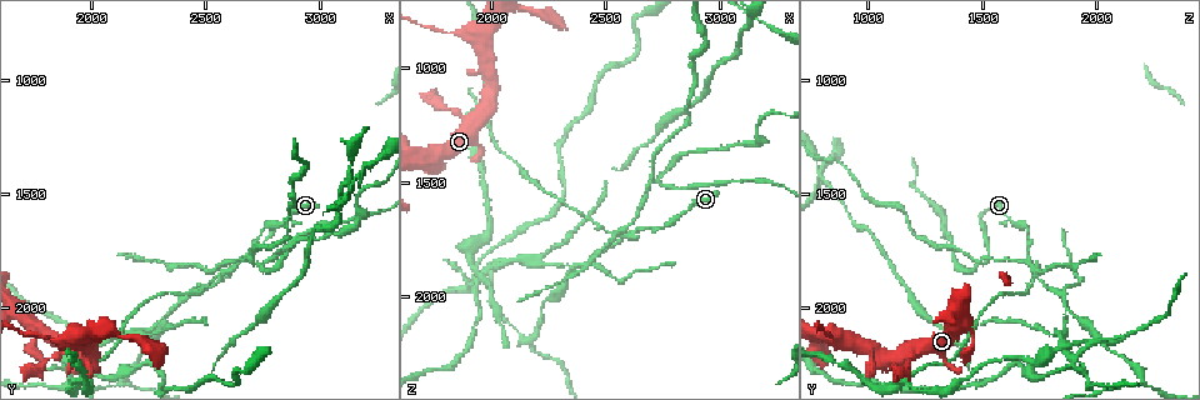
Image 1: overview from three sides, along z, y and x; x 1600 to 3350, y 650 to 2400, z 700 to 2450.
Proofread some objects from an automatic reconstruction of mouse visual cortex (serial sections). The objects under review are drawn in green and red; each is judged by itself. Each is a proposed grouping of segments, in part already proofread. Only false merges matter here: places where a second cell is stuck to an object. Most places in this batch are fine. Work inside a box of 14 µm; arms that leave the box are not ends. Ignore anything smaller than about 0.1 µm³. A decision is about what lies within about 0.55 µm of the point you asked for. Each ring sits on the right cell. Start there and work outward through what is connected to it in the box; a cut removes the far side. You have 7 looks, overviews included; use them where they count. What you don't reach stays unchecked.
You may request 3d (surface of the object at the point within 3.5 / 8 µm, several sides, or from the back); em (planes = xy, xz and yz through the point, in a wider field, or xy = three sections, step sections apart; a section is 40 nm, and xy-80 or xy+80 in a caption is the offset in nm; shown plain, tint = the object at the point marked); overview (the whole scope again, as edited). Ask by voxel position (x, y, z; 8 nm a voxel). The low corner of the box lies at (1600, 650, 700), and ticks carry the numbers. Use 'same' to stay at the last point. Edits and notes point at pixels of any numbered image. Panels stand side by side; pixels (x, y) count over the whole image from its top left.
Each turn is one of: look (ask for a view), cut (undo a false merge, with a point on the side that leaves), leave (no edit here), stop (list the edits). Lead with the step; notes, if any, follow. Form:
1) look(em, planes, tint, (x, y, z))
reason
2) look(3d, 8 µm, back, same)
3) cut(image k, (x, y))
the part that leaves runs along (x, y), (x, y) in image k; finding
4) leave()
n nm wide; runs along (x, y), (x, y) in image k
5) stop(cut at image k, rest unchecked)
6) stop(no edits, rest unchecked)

look(3d, 3.5 µm, (2840, 1620, 1630))
thick turns thin

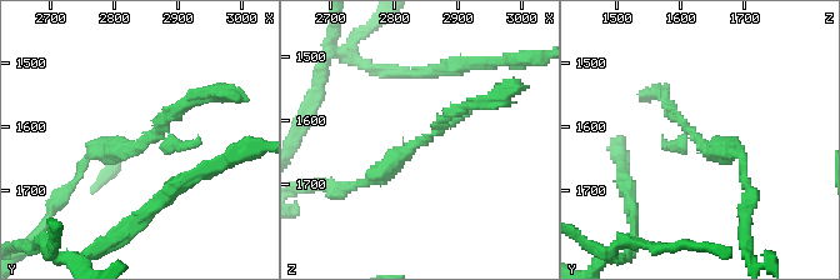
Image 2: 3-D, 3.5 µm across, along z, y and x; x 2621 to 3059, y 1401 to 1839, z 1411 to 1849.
look(em, planes, tint, (2835, 1635, 1640))
need the tissue

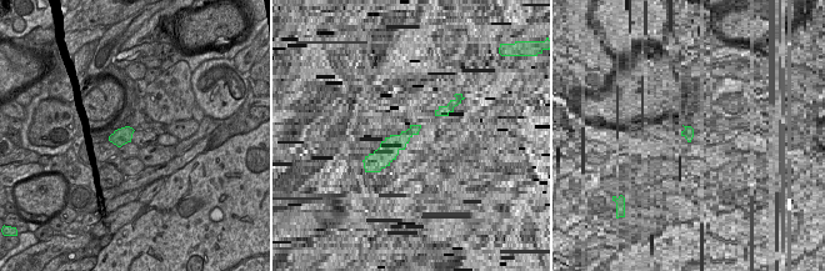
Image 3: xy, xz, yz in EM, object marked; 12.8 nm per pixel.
leave()
runs along (189, 100), (139, 146), (93, 150), (78, 178) in image 2; one cell here

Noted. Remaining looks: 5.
look(em, xy, step 1, tint, (2570, 1850, 1740))
arms run side by side

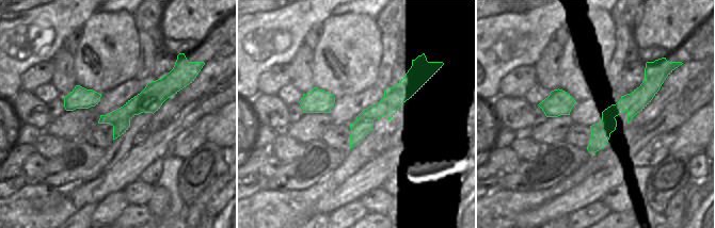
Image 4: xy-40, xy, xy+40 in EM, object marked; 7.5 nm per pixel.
look(3d, 3.5 µm, same)

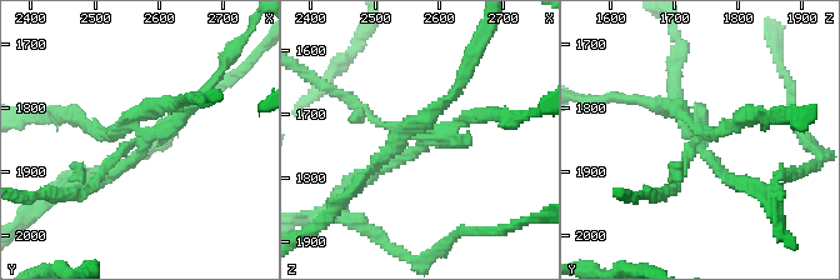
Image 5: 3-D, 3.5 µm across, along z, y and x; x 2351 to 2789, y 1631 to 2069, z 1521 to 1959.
cut(image 5, (174, 108))
two cells meet here

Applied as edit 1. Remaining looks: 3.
look(3d, 3.5 µm, (2370, 2000, 1860))
sudden change in width

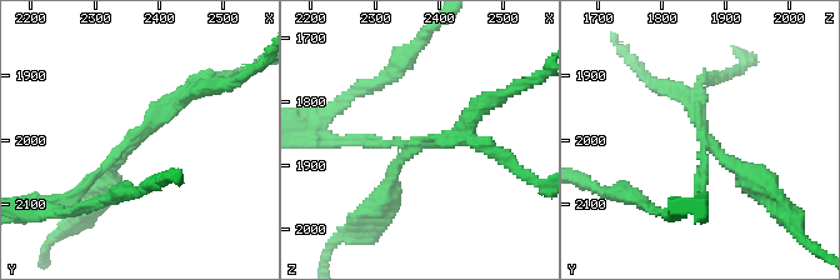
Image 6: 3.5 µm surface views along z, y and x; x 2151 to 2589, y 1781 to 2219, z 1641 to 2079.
look(em, planes, tint, (2365, 2000, 1870))
3 arms; arms of 150, 150, 150 nm

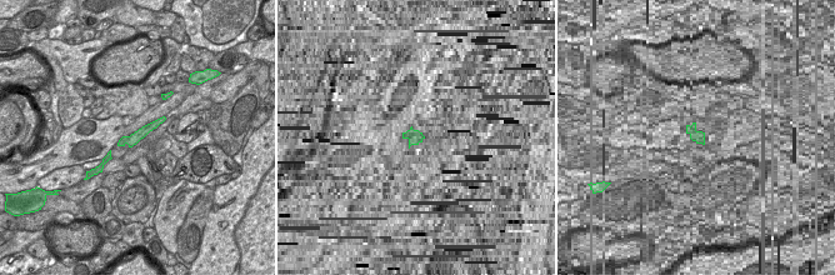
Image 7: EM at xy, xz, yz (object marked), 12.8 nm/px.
cut(image 6, (368, 144))
the part that leaves runs along (459, 138), (401, 148), (366, 141) in image 6; two cells meet here

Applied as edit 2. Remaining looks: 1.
stop(cut at image 5, cut at image 6, rest unchecked)

